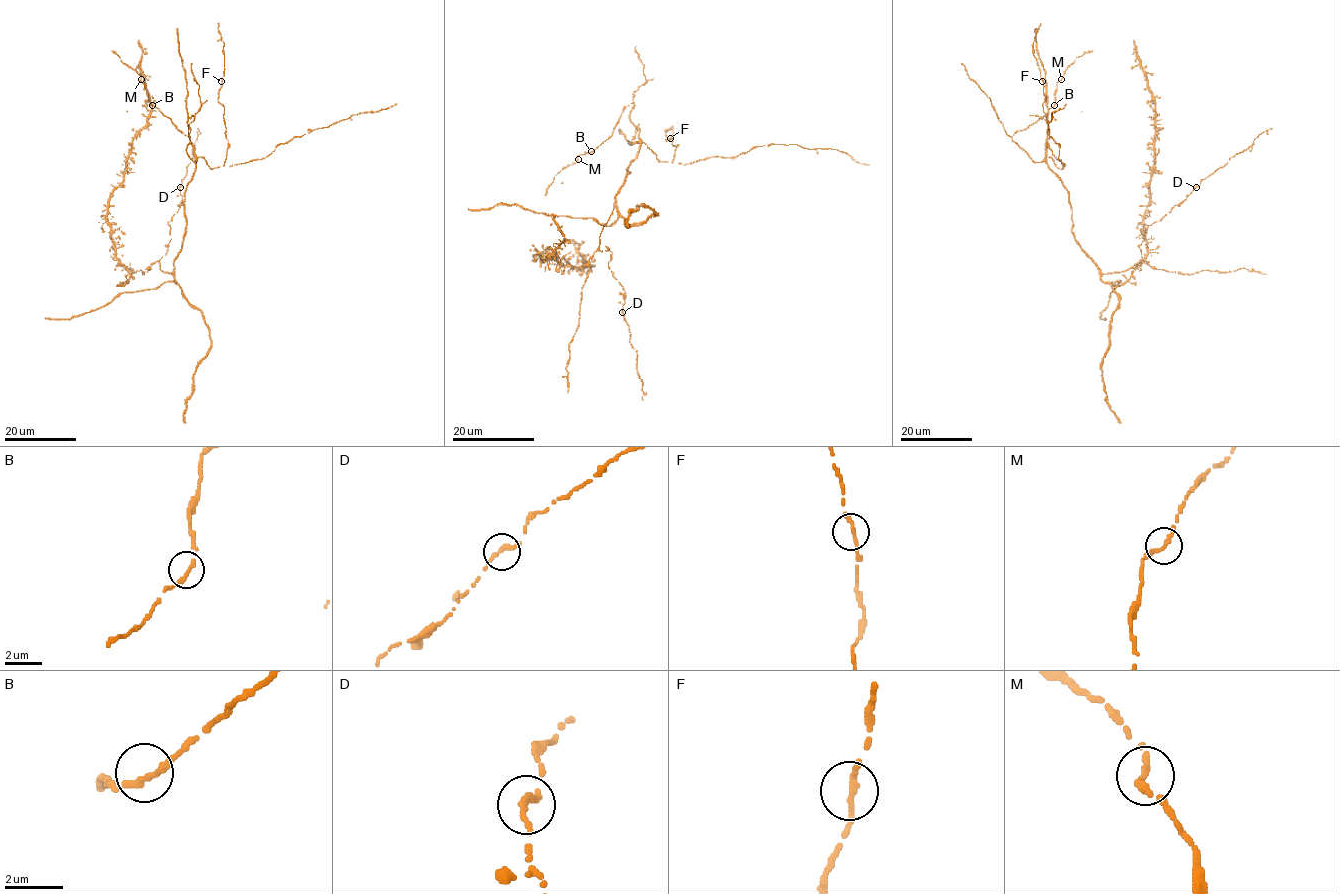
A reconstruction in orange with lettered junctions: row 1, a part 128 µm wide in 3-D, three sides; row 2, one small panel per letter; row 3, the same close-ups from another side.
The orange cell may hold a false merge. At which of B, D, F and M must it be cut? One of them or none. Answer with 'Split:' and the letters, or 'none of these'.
Split: none of these

